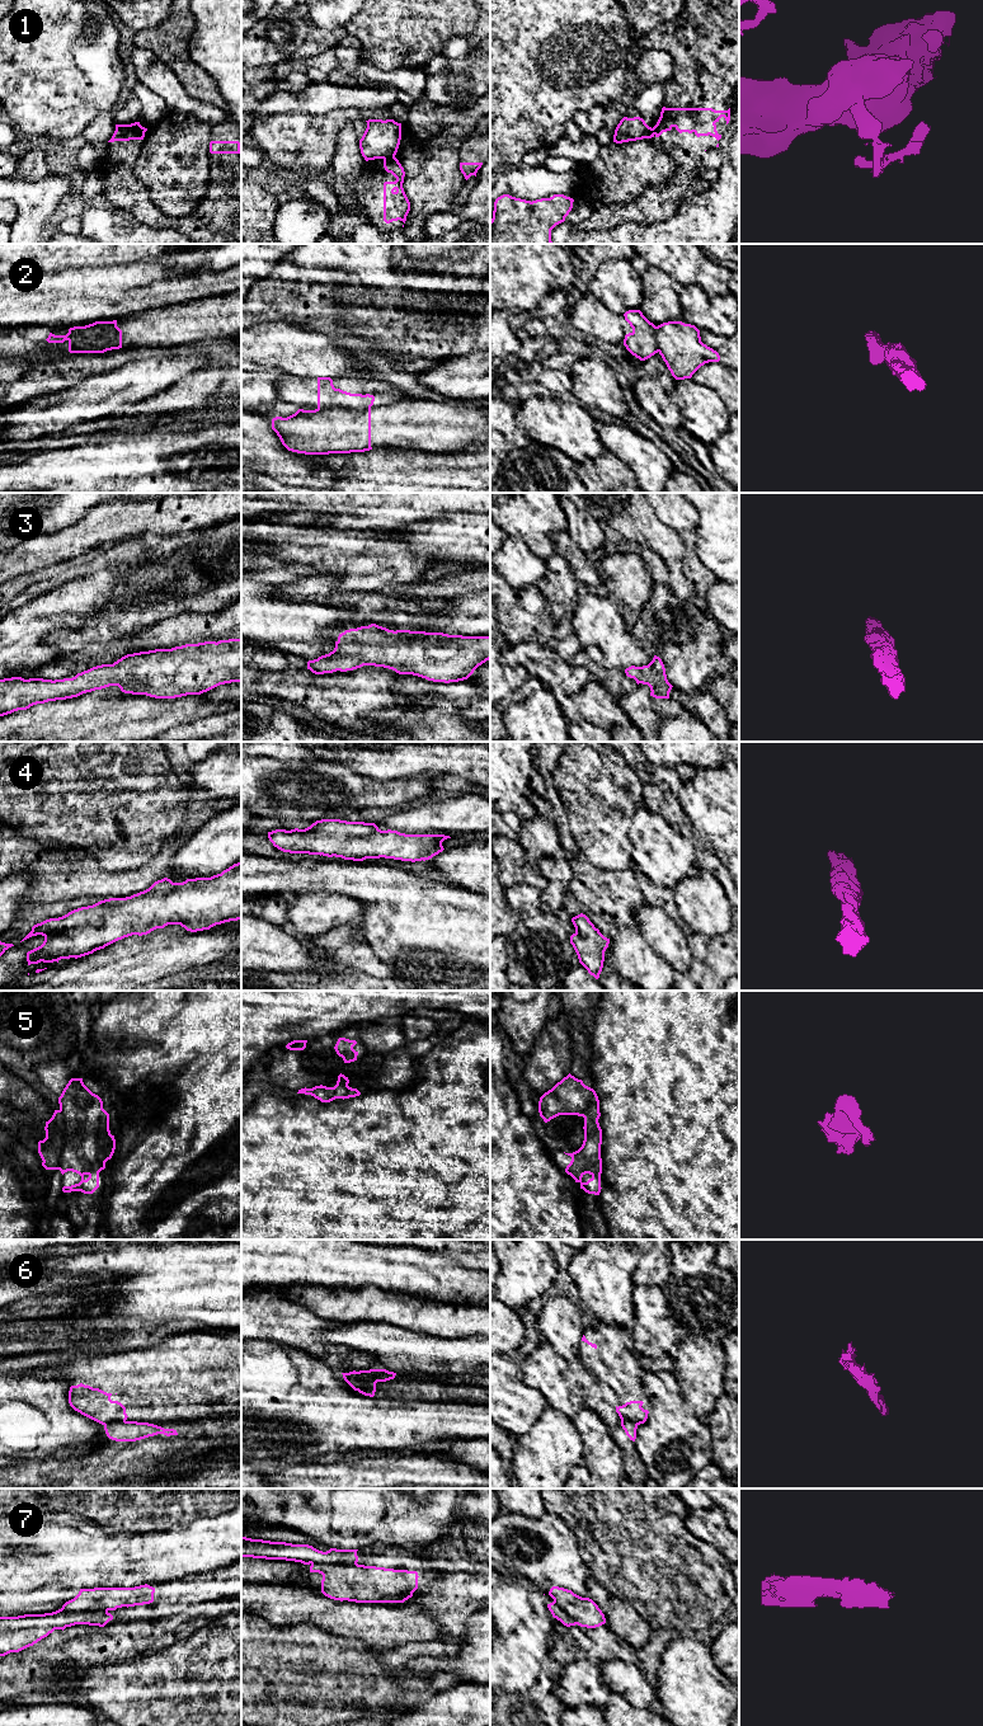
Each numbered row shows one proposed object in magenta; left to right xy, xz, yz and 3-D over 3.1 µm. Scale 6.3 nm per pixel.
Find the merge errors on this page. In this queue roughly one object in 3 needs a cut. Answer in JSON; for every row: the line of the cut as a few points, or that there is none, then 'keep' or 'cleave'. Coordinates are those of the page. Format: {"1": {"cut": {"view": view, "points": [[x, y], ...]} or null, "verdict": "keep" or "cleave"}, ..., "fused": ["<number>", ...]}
{"1": {"cut": {"view": "xz", "points": [[394, 156], [384, 159]]}, "verdict": "cleave"}, "2": {"cut": {"view": "xy", "points": [[104, 332], [94, 342], [76, 342], [73, 338], [69, 341]]}, "verdict": "cleave"}, "3": {"cut": null, "verdict": "keep"}, "4": {"cut": null, "verdict": "keep"}, "5": {"cut": null, "verdict": "keep"}, "6": {"cut": {"view": "xz", "points": [[357, 1372], [362, 1381], [371, 1381], [375, 1384]]}, "verdict": "cleave"}, "7": {"cut": null, "verdict": "keep"}, "fused": ["1", "2", "6"]}

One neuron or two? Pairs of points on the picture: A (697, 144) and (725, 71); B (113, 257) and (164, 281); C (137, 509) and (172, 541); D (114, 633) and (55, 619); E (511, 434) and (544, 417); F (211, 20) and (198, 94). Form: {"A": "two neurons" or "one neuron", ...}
{"A": "one neuron", "B": "two neurons", "C": "two neurons", "D": "two neurons", "E": "two neurons", "F": "two neurons"}

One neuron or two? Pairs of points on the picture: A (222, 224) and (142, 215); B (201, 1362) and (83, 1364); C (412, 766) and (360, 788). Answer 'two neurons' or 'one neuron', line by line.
A: one neuron
B: one neuron
C: two neurons

